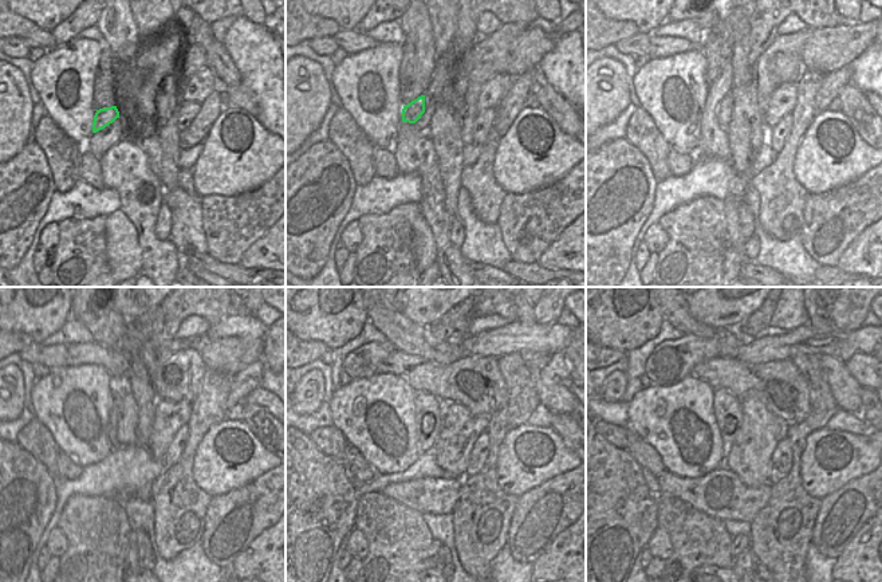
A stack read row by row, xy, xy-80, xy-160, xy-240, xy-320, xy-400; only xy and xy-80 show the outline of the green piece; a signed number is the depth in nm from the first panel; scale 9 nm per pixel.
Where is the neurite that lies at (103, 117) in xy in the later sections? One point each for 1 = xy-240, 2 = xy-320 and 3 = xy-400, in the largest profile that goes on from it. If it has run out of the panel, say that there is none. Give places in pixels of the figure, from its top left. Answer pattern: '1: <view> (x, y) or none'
1: xy-240 (126, 421)
2: xy-320 (428, 408)
3: xy-400 (727, 406)

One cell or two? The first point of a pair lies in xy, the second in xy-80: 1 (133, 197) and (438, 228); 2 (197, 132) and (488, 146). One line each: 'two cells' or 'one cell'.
1: one cell
2: two cells

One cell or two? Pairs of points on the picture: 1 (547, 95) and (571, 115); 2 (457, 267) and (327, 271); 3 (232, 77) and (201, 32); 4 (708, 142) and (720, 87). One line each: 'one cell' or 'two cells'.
1: one cell
2: two cells
3: one cell
4: one cell

